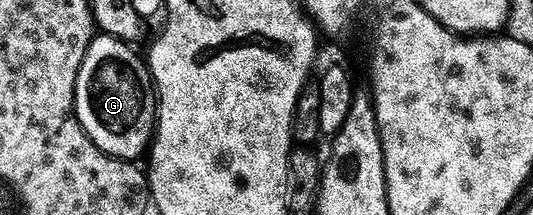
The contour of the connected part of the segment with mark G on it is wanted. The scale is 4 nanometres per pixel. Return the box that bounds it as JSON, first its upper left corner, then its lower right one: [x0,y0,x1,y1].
[75,34,158,163]

